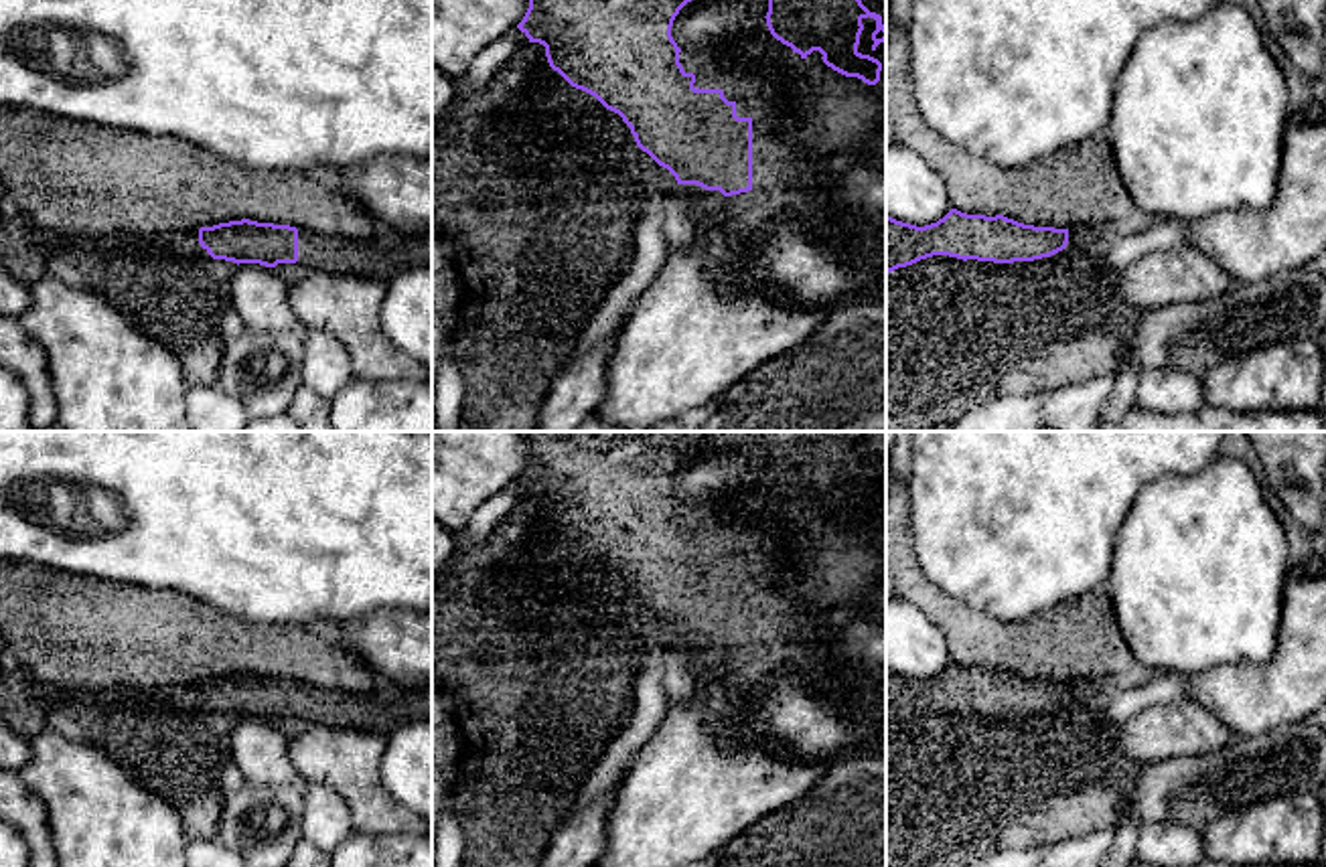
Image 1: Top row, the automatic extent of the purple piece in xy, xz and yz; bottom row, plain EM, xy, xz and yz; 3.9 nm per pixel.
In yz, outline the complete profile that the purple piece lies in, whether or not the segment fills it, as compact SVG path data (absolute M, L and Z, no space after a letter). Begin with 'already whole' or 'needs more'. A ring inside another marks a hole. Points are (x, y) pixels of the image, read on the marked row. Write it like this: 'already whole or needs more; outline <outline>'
already whole; outline M951 209L925 227L886 215L886 275L933 255L993 263L1034 261L1062 251L1066 243L1069 229L1024 225L1004 215Z

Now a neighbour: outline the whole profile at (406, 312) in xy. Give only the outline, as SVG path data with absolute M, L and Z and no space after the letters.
M422 263L393 275L381 304L381 328L406 354L422 363L432 379L432 265Z

